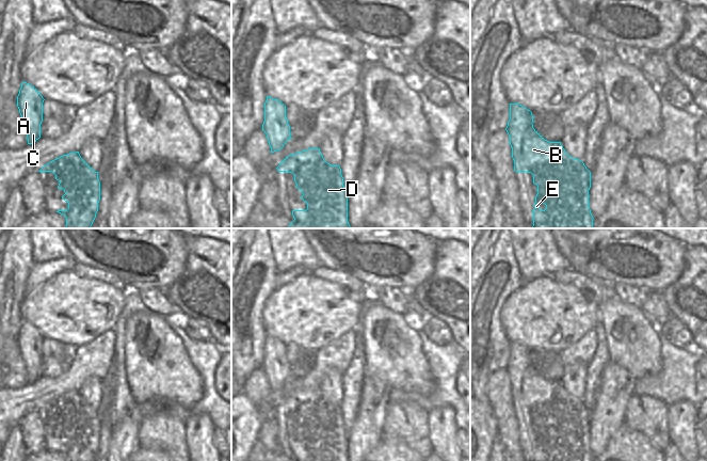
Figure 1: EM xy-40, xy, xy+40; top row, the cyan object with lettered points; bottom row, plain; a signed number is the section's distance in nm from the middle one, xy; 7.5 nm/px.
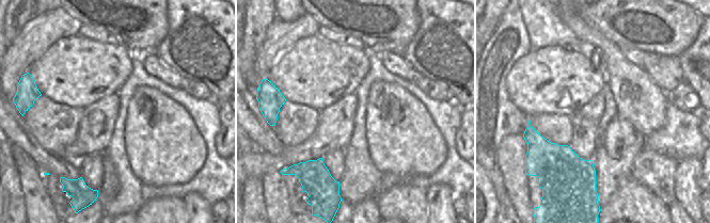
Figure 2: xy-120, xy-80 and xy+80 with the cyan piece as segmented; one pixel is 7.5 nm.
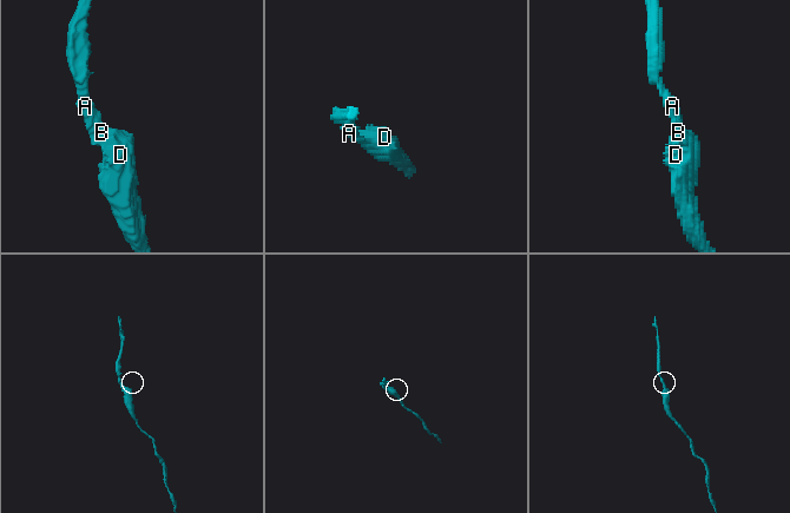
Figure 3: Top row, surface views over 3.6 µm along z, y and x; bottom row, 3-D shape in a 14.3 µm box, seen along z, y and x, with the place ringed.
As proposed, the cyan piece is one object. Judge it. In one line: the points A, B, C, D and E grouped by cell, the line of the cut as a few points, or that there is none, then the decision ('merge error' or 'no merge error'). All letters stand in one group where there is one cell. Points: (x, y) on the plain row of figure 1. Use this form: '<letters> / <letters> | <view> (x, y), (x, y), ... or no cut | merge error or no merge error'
A B C D E | no cut | no merge error

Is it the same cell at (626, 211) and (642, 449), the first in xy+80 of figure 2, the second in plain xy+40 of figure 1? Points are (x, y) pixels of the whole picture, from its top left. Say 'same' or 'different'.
same

